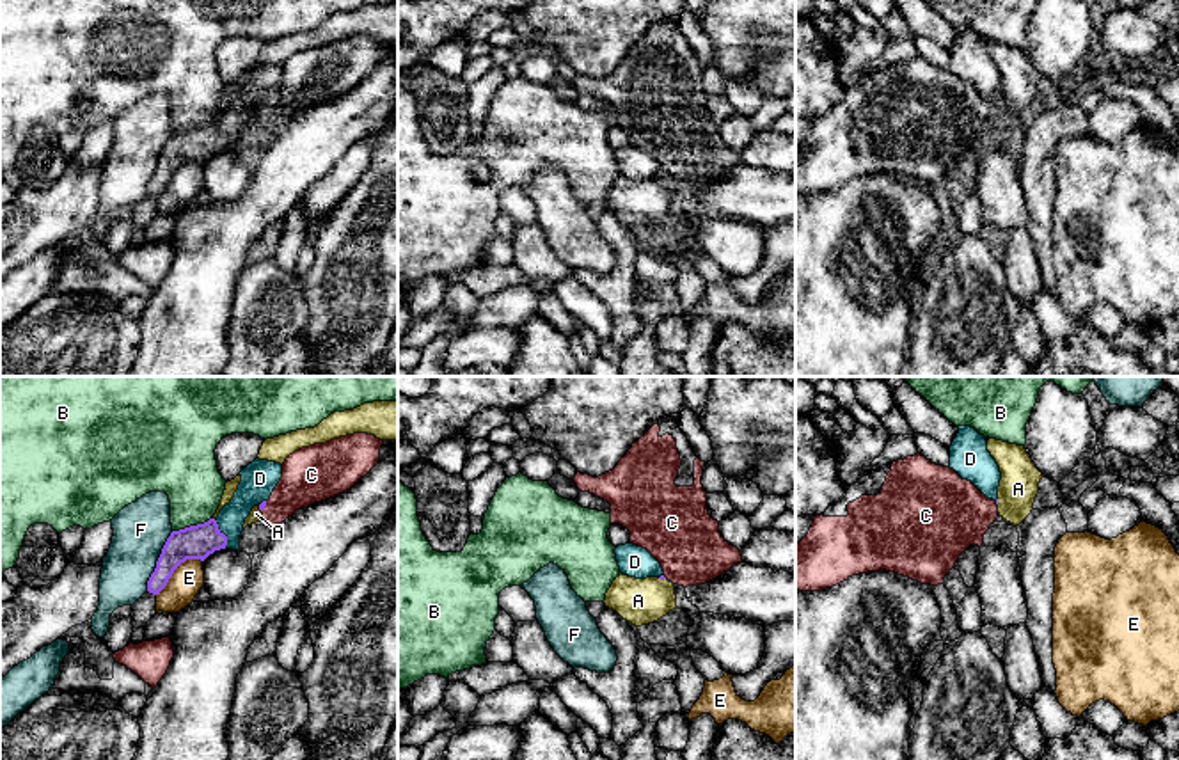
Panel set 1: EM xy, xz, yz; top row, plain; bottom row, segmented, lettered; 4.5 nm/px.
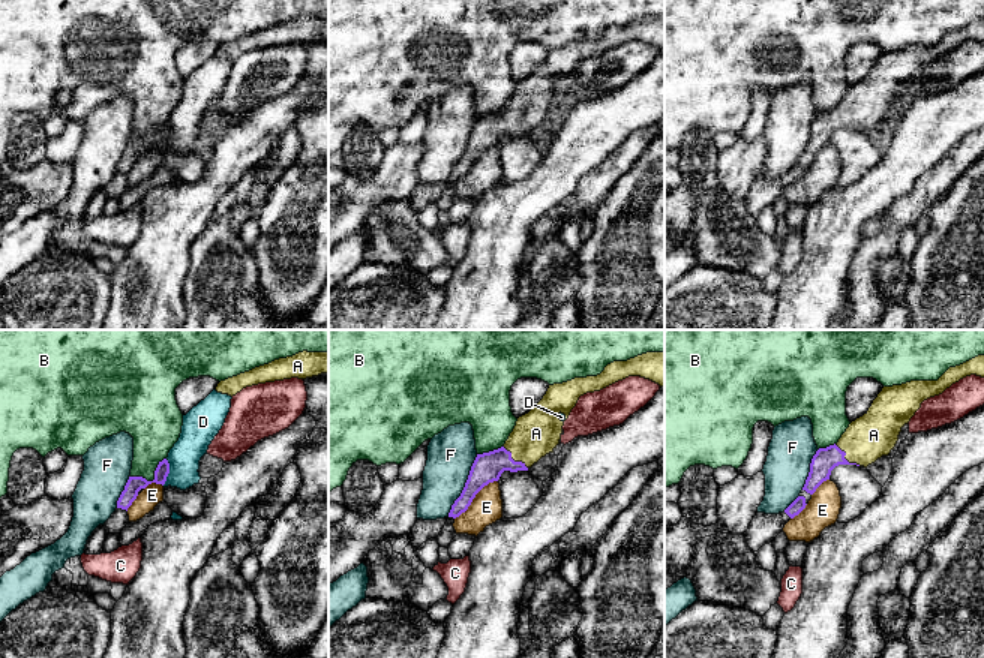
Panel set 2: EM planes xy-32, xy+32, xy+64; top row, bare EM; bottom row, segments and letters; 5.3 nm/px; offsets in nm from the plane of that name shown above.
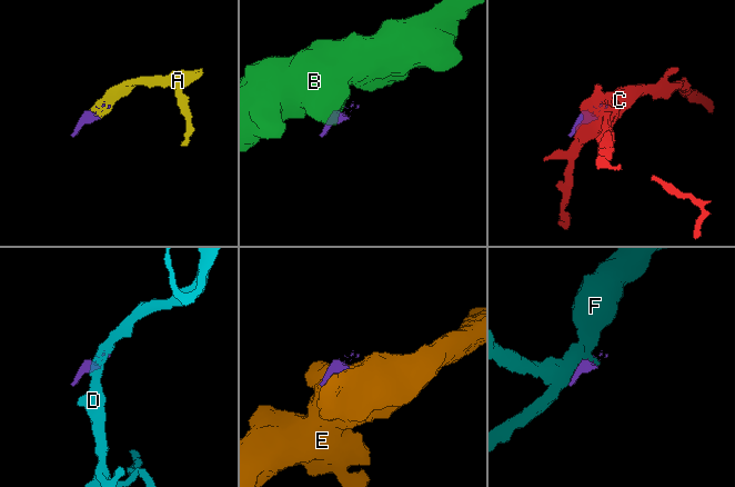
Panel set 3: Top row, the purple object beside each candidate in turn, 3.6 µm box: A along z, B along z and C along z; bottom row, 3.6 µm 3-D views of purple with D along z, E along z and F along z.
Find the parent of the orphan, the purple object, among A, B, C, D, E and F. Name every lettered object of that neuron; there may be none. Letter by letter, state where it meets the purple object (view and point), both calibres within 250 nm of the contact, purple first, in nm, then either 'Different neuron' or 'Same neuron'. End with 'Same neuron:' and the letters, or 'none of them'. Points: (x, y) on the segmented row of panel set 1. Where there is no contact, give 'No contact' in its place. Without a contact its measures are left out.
A: Touches purple at xy (260, 508). Thickness 30 nm (purple) against 60 nm. Same neuron
B: Touches purple at xy (192, 526). Thickness 160 nm (purple) against 280 nm. Different neuron
C: Touches purple at xy (265, 505). Thickness 30 nm (purple) against 260 nm. Different neuron
D: Touches purple at xy (222, 533). Thickness 160 nm (purple) against 140 nm. Different neuron
E: Touches purple at xy (174, 569). Thickness 160 nm (purple) against 140 nm. Different neuron
F: Touches purple at xy (157, 562). Thickness 160 nm (purple) against 260 nm. Different neuron
Same neuron: A

